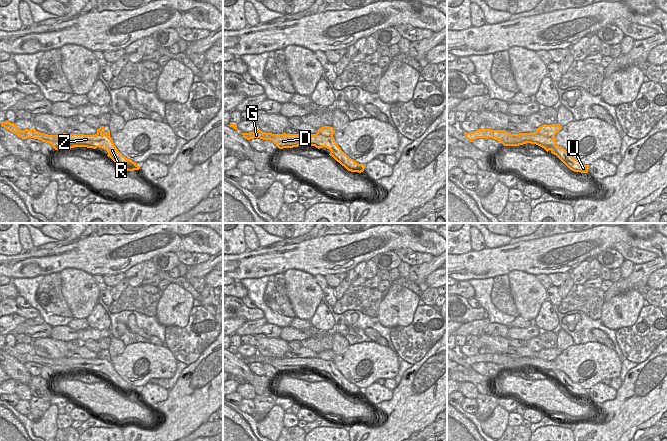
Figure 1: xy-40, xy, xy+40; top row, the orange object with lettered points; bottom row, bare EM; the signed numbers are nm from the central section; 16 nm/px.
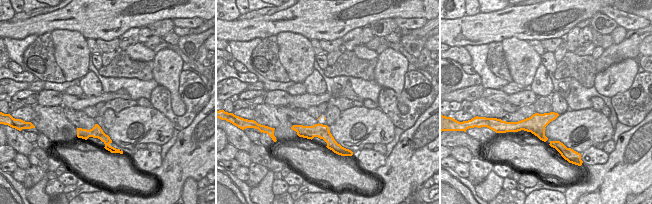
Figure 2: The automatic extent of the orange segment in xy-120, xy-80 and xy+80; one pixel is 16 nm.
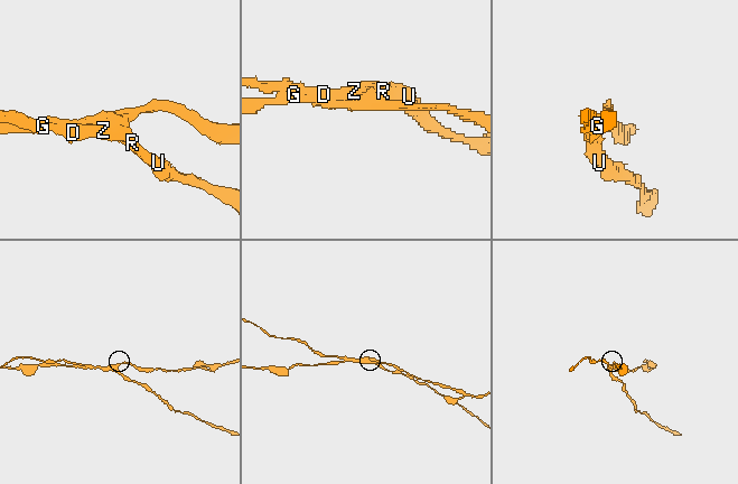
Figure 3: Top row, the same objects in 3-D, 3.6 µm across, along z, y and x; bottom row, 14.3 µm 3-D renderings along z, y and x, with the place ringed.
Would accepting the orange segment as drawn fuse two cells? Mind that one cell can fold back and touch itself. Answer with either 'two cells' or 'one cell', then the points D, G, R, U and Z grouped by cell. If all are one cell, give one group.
two cells; D R U Z / G

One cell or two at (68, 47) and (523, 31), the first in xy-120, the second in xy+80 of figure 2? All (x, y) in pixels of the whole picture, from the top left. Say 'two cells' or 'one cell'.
two cells

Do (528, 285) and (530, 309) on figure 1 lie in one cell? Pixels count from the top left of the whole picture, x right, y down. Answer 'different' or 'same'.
same

